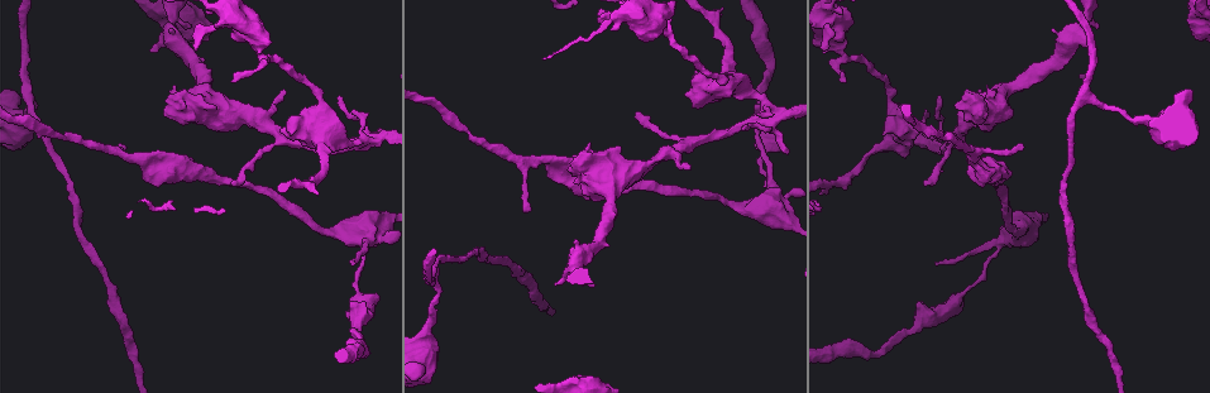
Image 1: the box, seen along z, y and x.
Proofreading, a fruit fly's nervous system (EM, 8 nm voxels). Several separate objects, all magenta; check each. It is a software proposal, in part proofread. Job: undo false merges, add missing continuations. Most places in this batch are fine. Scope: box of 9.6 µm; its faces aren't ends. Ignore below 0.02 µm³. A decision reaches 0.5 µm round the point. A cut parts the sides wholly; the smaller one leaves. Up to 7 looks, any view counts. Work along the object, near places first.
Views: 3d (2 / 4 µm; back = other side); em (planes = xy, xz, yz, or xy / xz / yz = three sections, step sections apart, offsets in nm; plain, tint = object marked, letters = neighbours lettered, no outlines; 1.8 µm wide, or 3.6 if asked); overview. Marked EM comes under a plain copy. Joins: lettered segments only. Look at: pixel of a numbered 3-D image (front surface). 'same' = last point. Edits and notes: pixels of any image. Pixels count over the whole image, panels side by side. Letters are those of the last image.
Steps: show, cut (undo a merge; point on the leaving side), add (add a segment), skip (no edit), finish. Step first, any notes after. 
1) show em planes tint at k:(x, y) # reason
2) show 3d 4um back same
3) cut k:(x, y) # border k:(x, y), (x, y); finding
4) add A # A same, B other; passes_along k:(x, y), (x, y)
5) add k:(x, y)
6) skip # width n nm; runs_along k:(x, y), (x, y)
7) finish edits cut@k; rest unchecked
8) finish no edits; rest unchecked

show 3d 4um at 1:(368, 240) # thick turns thin

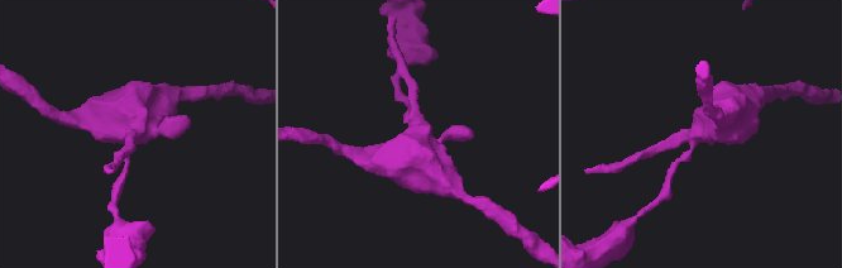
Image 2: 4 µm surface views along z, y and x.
show em 3.6um planes tint at 2:(707, 130)

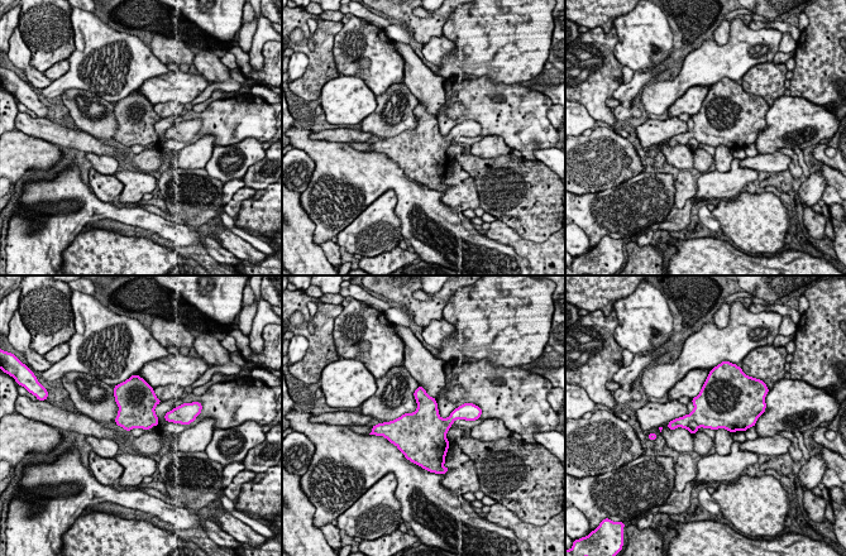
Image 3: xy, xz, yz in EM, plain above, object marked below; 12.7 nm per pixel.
show em 3.6um planes letters same

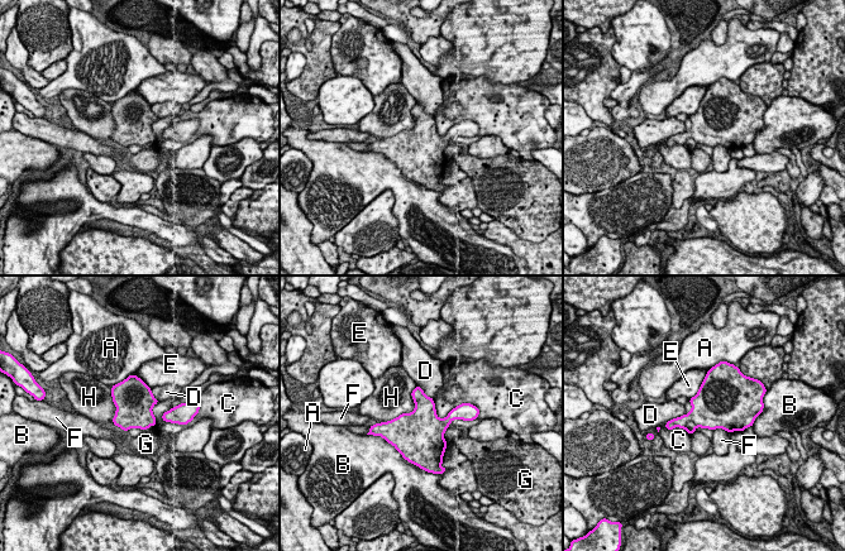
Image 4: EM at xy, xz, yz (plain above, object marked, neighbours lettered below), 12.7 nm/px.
cut 4:(690, 427) # longest_contact H 650 nm; A other, B other, C other, D other, E other, F other, G other, H other; two cells meet here

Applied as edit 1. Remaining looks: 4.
show em xz step 16 tint at 1:(926, 144) # abrupt turn

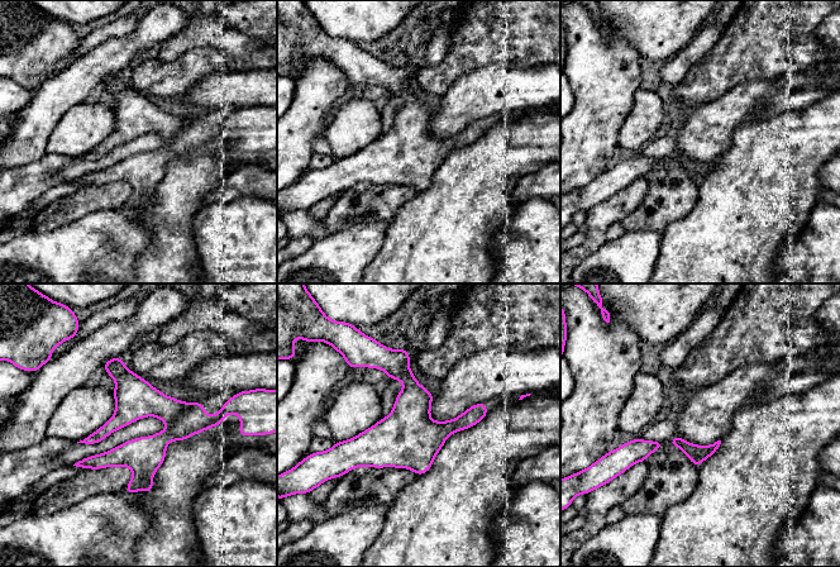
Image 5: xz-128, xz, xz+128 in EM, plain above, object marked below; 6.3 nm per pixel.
show em planes letters same # another direction

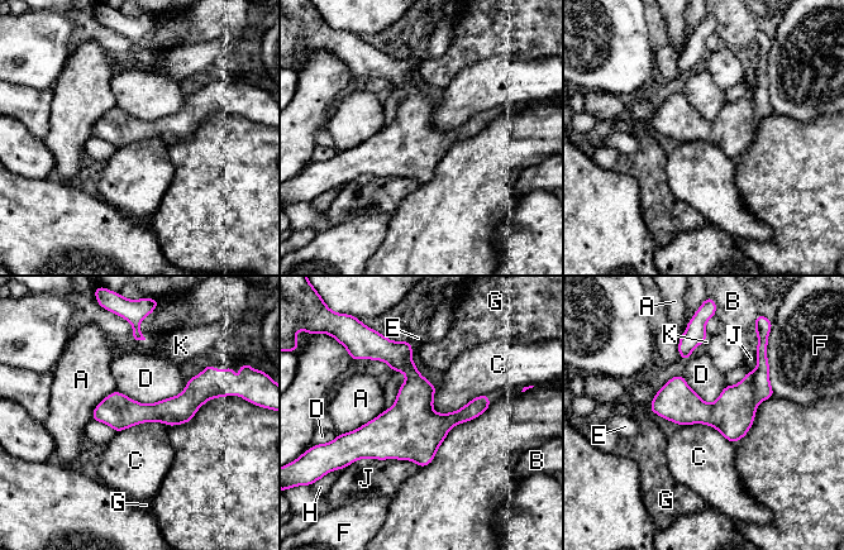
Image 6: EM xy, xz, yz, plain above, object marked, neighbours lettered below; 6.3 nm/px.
skip # A other, B other, C other, D other, E other, F other, G other, H other, J other, K other; runs_along 6:(209, 391), (180, 410), (95, 417); all the same cell

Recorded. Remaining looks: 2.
finish edits cut@4; rest unchecked

